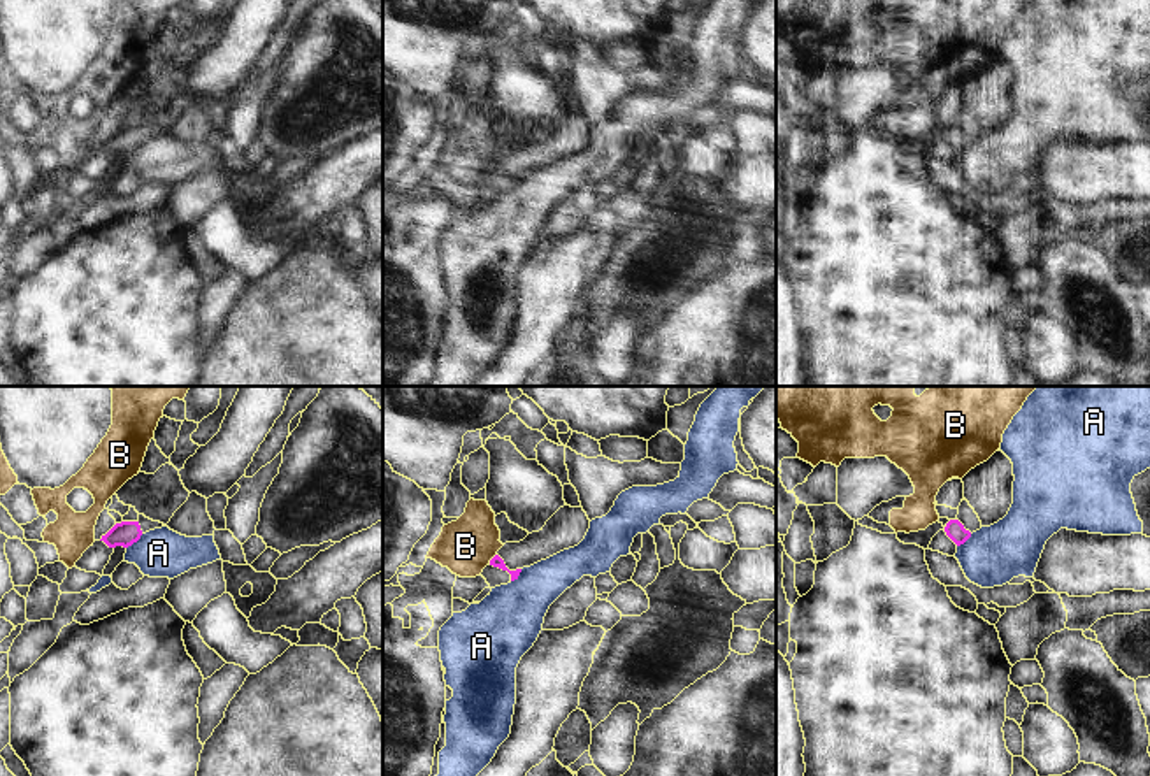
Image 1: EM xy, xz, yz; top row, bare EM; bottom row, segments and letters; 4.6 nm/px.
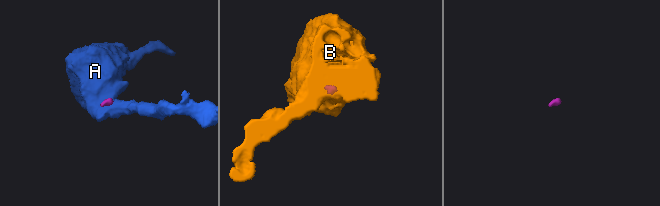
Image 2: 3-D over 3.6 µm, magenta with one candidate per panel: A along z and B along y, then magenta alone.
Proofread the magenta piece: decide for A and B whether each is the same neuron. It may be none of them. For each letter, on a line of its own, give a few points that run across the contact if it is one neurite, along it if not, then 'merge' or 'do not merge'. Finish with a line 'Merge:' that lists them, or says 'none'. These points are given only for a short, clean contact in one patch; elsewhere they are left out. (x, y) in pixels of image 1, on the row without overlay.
A: line xy (143, 141), (127, 155); do not merge
B: line xz (495, 160), (488, 169); do not merge
Merge: none

